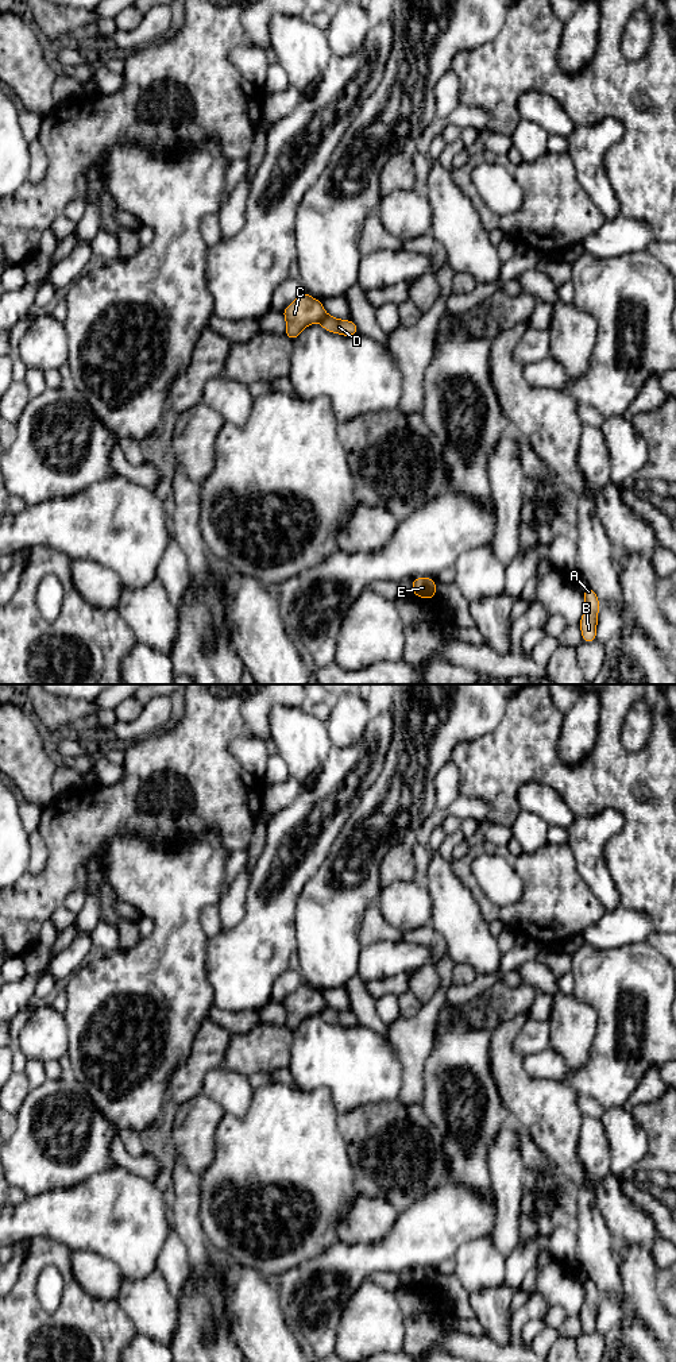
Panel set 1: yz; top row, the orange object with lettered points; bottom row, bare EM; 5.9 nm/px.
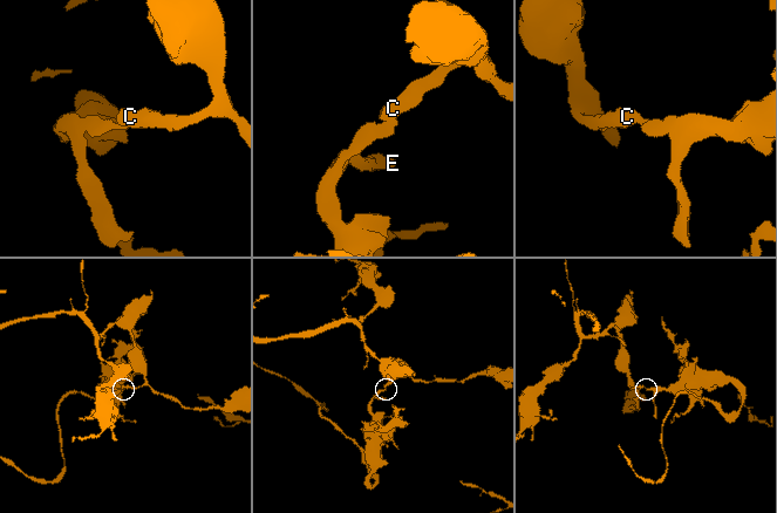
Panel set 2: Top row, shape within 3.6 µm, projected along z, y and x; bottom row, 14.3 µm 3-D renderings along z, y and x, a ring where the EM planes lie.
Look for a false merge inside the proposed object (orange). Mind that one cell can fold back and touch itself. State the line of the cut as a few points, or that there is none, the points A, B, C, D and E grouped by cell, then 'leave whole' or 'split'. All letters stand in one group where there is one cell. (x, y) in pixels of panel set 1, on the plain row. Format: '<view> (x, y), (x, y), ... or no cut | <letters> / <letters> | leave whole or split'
yz (325, 1004), (320, 1014) | A B D E / C | split

